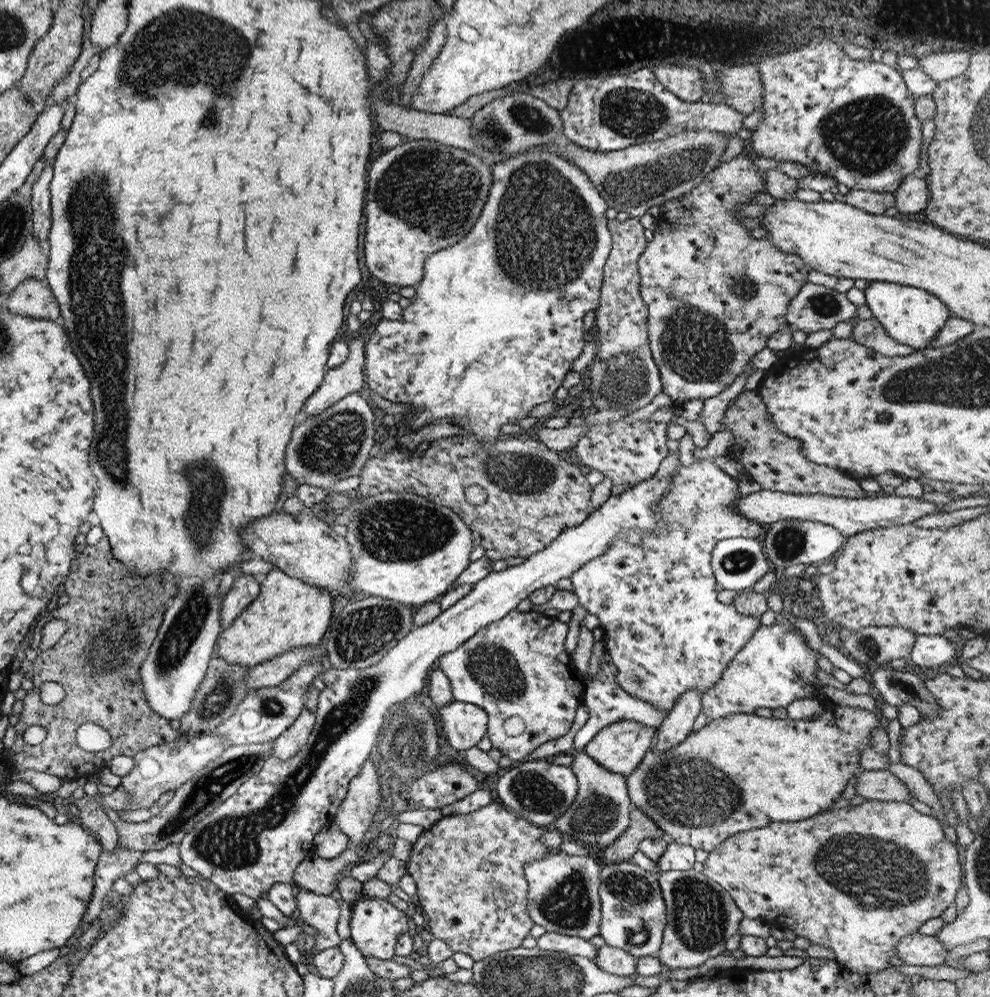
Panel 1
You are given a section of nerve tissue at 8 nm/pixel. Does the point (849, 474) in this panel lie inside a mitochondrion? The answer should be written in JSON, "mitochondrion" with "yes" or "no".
{"mitochondrion":"no"}

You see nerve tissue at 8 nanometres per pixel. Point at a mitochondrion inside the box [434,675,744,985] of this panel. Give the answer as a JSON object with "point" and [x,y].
{"point":[699,911]}

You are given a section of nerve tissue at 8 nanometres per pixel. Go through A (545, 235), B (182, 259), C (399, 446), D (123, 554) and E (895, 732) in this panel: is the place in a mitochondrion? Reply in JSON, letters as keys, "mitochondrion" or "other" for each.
{"A":"mitochondrion","B":"other","C":"other","D":"other","E":"other"}

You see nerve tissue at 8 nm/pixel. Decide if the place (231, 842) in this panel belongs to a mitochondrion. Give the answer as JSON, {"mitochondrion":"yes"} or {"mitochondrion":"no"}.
{"mitochondrion":"yes"}

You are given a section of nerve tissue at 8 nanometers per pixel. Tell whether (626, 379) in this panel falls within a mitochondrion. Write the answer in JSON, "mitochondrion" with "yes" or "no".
{"mitochondrion":"yes"}

